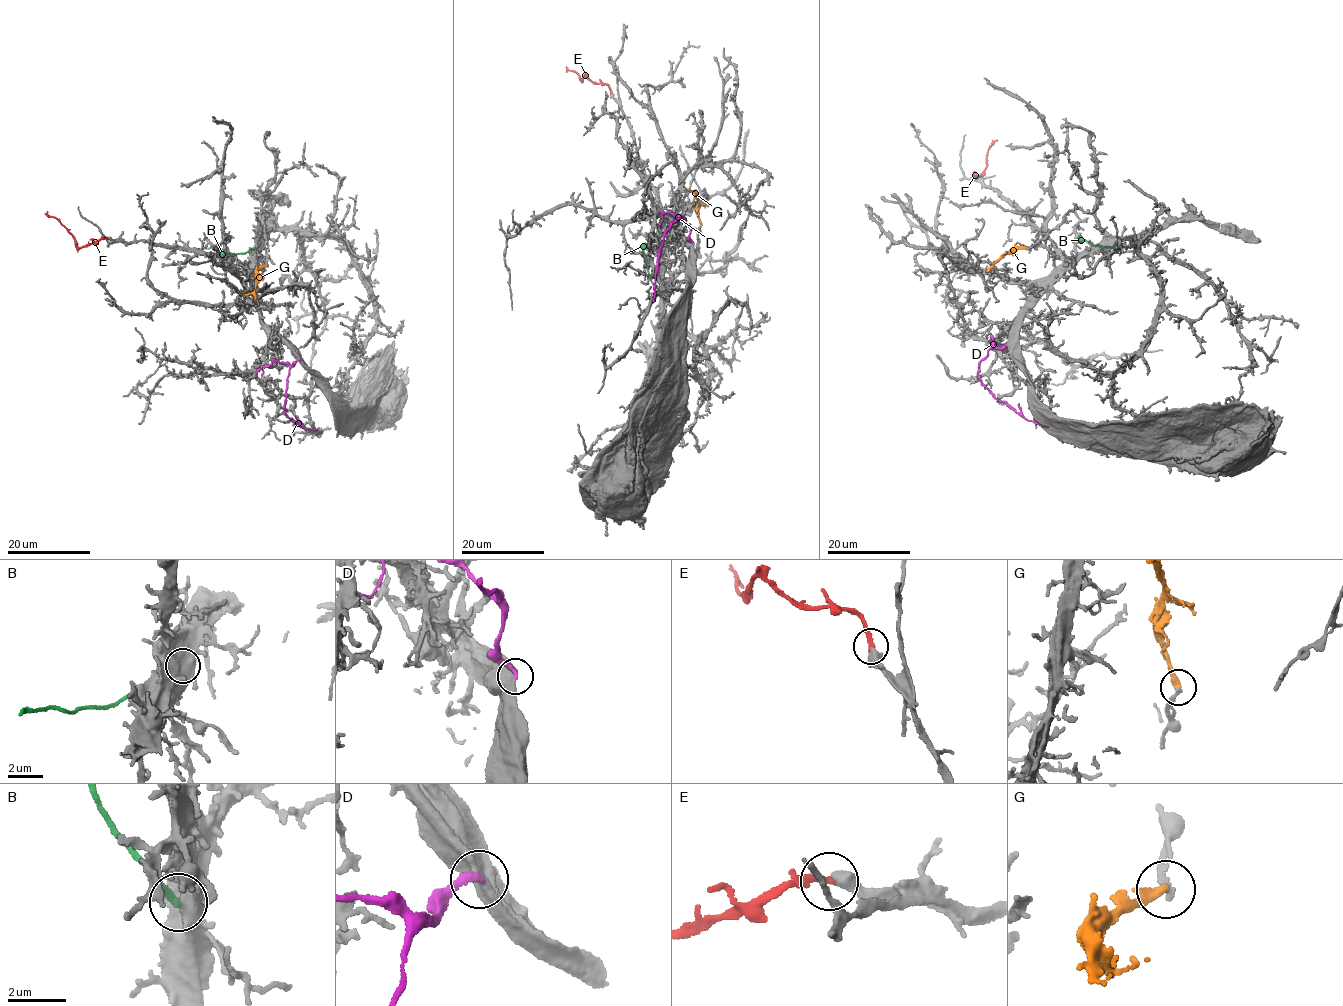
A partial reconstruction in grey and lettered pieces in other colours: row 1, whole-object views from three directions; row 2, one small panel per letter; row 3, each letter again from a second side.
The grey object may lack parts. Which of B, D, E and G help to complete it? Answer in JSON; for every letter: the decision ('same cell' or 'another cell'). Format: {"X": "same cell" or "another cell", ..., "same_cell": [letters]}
{"B": "another cell", "D": "another cell", "E": "same cell", "G": "another cell", "same_cell": ["E"]}

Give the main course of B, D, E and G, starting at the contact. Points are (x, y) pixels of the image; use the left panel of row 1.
B: (262, 243), (247, 252), (222, 254)
D: (299, 359), (289, 372), (285, 413), (305, 429), (315, 429)
E: (107, 238), (77, 248), (72, 235), (47, 212)
G: (266, 265), (256, 271), (253, 290), (245, 294), (239, 291)

